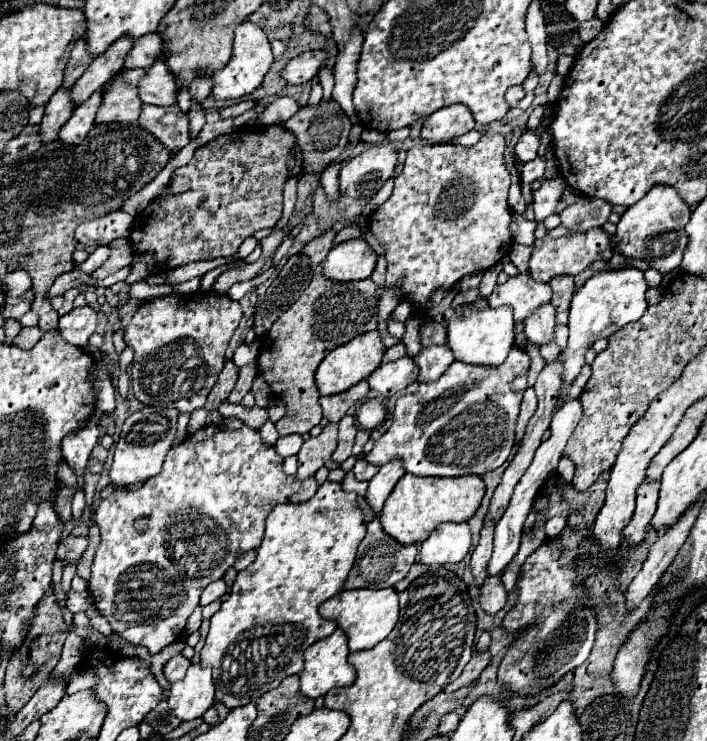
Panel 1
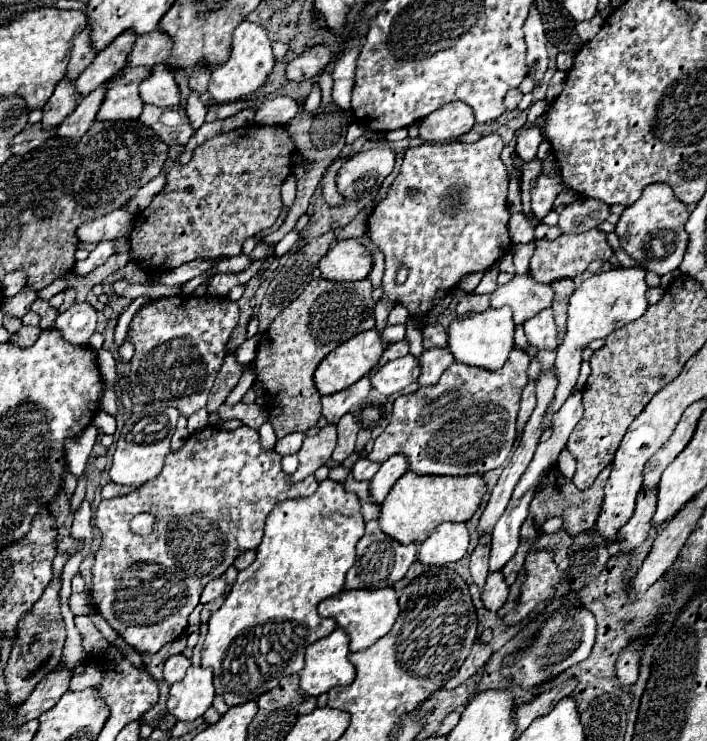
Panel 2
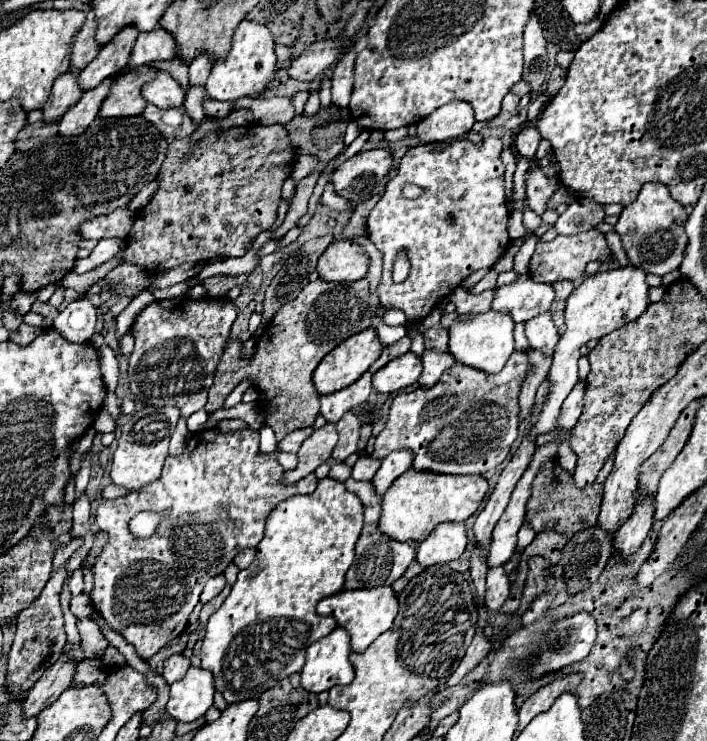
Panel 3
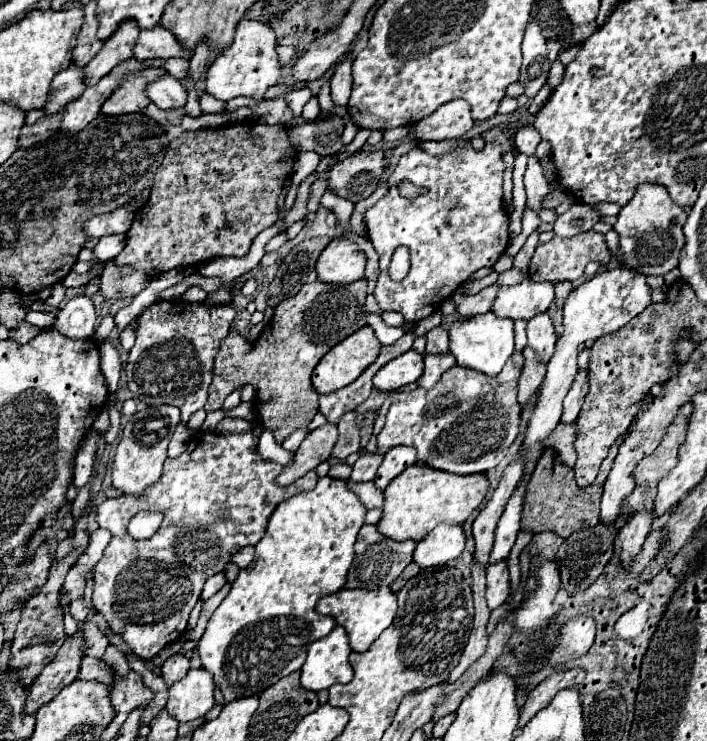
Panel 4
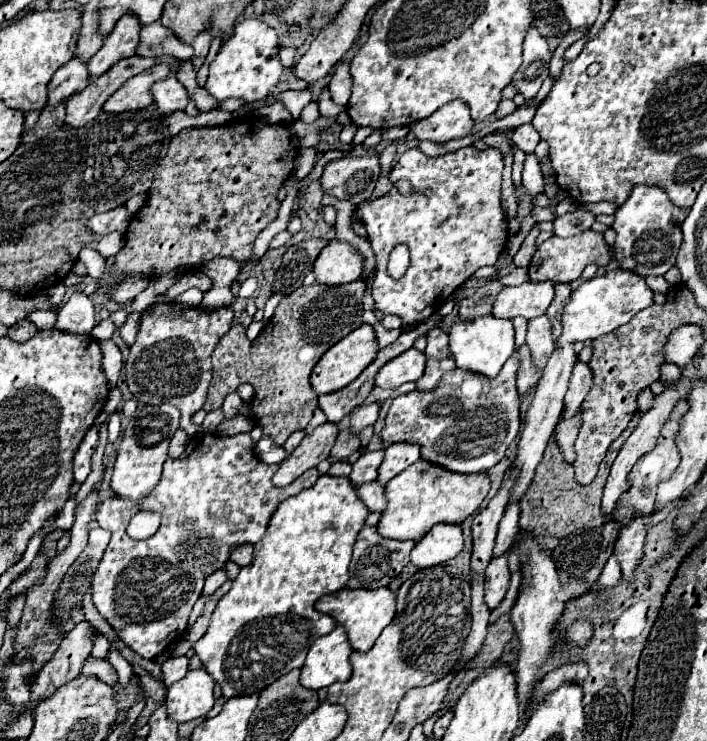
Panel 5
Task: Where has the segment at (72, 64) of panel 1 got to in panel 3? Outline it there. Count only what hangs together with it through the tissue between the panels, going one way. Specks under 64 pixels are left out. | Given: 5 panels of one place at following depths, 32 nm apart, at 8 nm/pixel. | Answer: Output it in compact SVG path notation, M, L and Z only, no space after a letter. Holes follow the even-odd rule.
M88 10L86 12L86 24L78 32L74 48L72 48L72 60L70 60L70 68L68 68L72 74L80 74L94 60L94 56L98 54L100 48L96 46L94 30L96 30L96 20L94 20L92 12Z

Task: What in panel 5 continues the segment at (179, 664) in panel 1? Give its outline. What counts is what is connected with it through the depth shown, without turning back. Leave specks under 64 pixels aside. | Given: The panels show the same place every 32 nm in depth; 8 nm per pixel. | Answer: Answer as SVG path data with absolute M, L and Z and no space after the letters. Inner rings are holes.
M172 656L162 664L162 680L166 686L182 680L188 672L188 658L186 656Z

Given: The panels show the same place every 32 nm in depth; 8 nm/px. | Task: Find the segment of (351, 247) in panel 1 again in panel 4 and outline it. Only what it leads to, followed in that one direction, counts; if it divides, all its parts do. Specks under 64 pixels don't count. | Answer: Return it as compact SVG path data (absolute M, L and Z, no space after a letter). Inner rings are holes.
M334 238L316 262L318 278L330 284L348 284L364 278L366 254L346 238Z

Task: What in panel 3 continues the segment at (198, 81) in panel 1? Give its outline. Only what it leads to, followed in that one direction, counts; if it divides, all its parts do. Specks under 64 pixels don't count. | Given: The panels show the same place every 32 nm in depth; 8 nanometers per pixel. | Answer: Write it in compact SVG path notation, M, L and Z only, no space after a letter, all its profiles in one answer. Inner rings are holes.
M200 54L192 64L190 64L190 86L204 86L210 74L212 62L208 60L206 54Z

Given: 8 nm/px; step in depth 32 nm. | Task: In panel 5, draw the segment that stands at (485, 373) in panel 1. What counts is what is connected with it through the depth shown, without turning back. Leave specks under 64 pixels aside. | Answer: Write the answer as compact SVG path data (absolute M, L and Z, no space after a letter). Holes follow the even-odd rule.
M512 354L496 378L454 368L430 392L408 392L392 400L386 426L380 432L382 450L396 442L420 446L420 458L458 474L486 472L496 466L520 430L520 402L516 392L520 356Z

